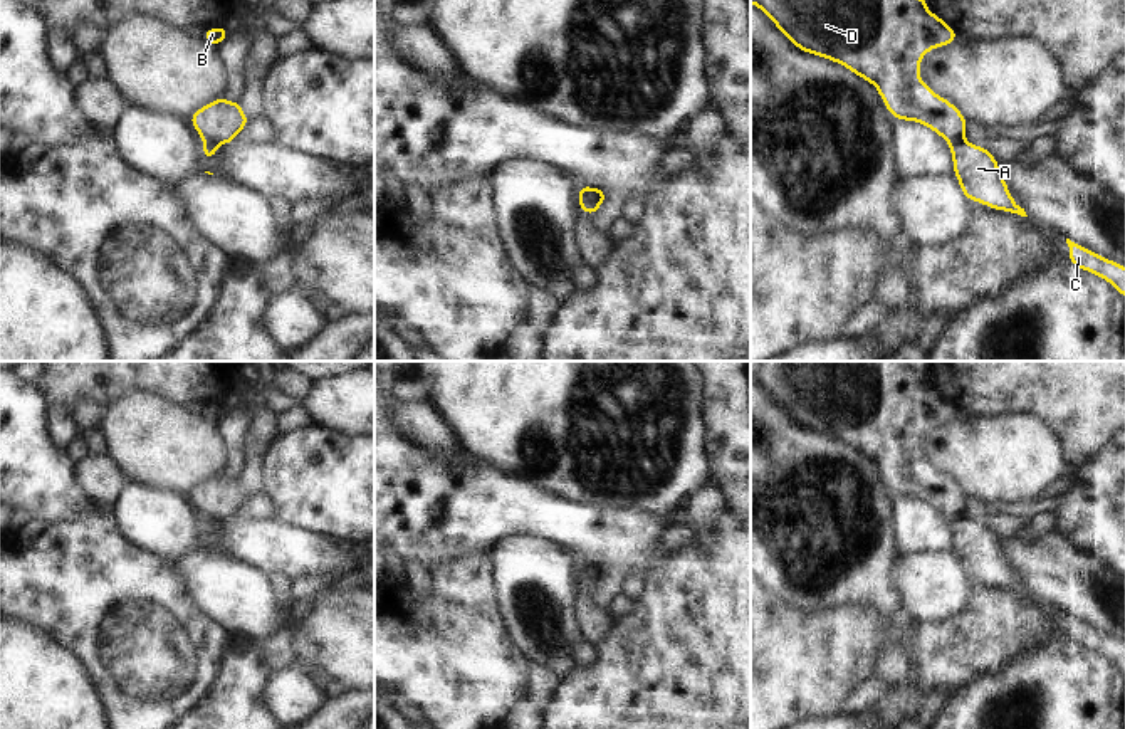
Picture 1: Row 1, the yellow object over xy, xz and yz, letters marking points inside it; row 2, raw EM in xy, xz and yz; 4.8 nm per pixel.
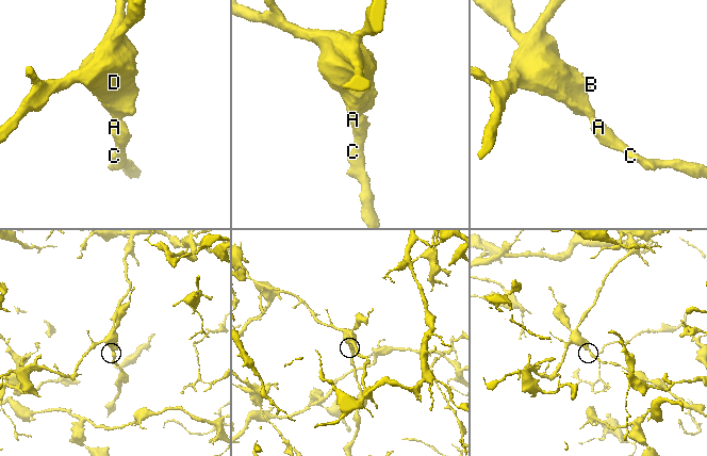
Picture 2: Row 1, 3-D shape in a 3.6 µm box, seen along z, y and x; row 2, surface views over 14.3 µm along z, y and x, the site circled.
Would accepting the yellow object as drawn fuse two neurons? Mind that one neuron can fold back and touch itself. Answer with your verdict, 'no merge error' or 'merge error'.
merge error

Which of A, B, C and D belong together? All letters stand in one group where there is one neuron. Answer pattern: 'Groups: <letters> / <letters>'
Groups: A C / B D

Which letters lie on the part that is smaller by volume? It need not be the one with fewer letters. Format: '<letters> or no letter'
A, C

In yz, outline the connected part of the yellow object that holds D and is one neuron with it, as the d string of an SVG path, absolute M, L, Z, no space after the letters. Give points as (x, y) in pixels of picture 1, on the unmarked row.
M751 361L751 380L801 427L848 443L871 459L898 497L917 497L949 521L965 511L965 492L937 472L918 452L922 433L957 417L959 410L927 386L927 373L912 371L905 361Z

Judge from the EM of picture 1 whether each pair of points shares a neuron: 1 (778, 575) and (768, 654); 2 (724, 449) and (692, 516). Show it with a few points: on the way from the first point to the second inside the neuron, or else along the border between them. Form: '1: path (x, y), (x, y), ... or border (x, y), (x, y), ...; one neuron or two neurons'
1: border (768, 590), (803, 615), (808, 615); two neurons
2: border (712, 484), (731, 508); two neurons

